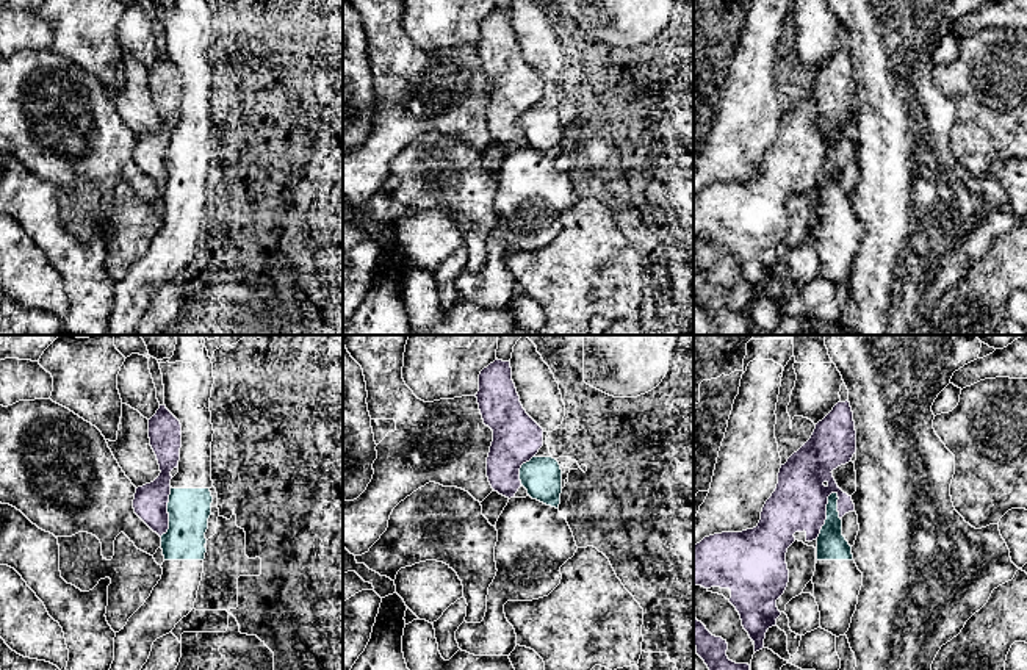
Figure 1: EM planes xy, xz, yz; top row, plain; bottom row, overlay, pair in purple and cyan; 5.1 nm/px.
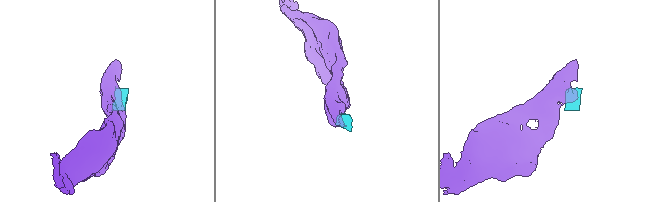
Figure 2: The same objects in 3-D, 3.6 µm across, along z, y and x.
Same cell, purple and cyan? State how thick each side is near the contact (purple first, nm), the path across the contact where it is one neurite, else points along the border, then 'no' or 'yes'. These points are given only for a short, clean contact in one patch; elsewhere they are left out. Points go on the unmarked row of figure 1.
calibres 280 and 160 nm; border yz (836, 141), (828, 146), (827, 168), (816, 187); no

